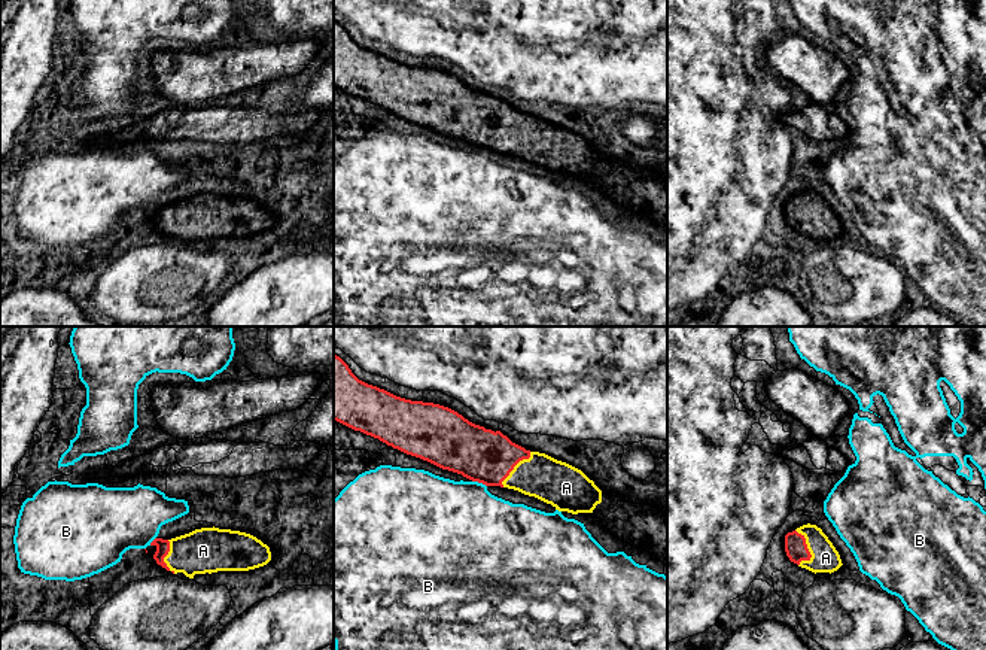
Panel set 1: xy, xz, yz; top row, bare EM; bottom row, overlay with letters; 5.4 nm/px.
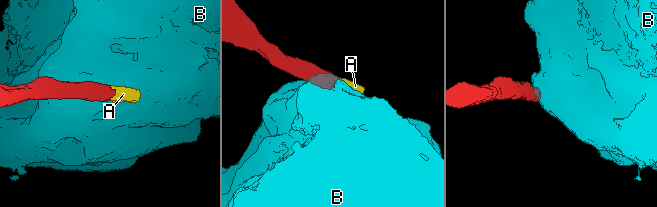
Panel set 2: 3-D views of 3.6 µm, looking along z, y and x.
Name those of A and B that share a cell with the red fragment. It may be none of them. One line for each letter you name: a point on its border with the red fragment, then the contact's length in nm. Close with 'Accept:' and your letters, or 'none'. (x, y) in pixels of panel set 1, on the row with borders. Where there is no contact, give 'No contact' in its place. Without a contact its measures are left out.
A: Touches red at yz (808, 550). Shared border 200 nm
Accept: A

